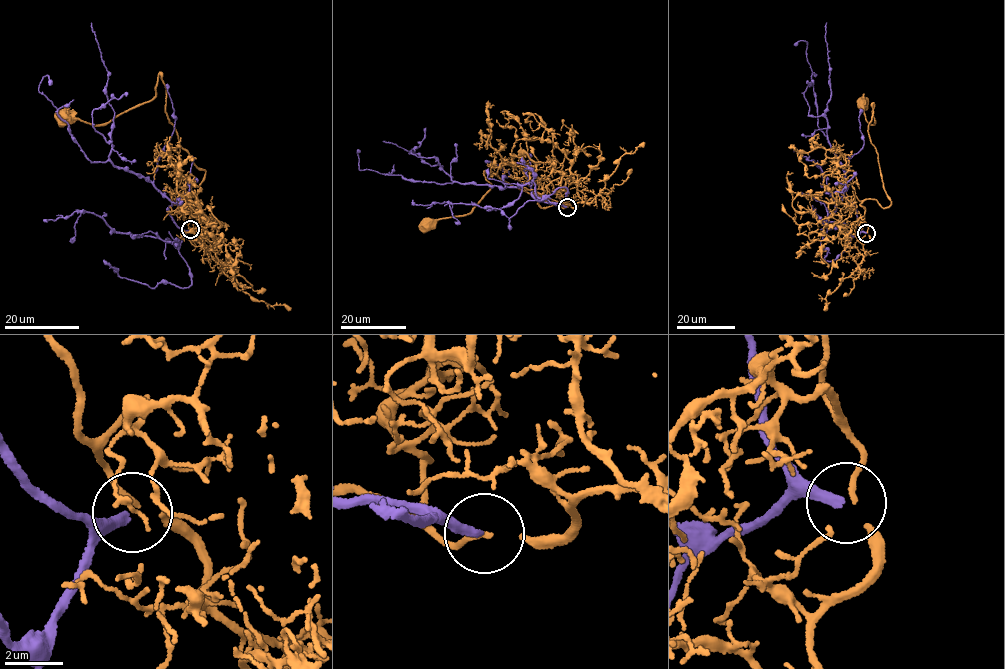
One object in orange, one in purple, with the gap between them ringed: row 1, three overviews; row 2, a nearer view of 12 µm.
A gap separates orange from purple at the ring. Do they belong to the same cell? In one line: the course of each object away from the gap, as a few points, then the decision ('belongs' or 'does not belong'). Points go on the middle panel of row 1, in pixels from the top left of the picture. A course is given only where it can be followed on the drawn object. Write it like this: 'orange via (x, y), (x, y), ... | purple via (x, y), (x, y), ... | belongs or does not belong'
orange via (567, 207), (544, 195), (538, 202), (543, 208), (570, 205), (485, 171), (491, 184), (471, 211), (427, 224) | purple via (566, 207), (537, 200), (524, 183), (505, 188), (454, 182), (439, 184), (400, 175), (360, 170), (357, 150) | does not belong

